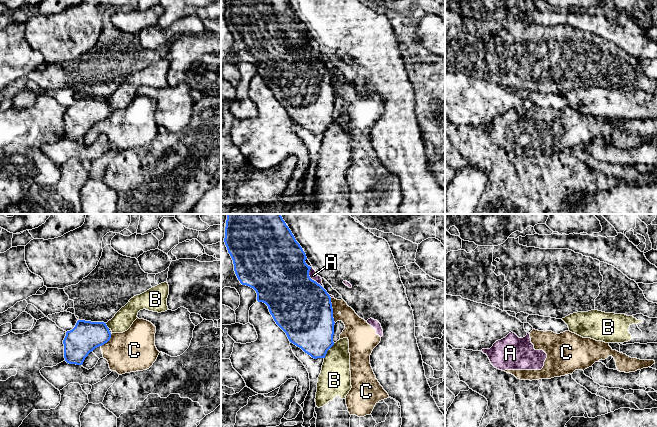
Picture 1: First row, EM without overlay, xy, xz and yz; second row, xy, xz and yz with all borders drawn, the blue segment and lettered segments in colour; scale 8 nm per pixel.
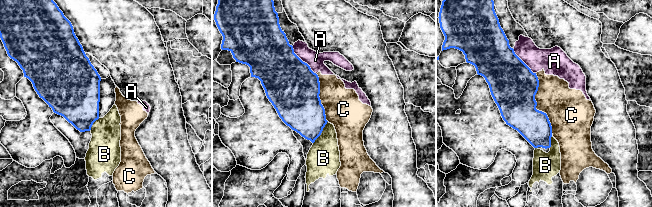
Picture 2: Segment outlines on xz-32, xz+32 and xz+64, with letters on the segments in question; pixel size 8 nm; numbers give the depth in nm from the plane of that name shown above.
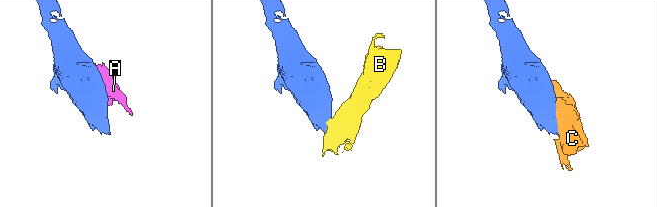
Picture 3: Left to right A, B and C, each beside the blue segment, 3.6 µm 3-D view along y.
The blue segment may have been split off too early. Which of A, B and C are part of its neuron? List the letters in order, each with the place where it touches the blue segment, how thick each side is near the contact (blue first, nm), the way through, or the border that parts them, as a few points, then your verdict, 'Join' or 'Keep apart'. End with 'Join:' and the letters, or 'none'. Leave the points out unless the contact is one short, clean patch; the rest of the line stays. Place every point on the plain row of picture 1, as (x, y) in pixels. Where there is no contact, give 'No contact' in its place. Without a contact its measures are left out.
A: Touches blue at xz (311, 55). Thickness 480 nm (blue) against 70 nm. Boundary: xz (310, 43), (309, 52), (323, 64). Keep apart
B: Touches blue at xz (327, 126). Thickness 400 nm (blue) against 260 nm. Boundary: xz (334, 119), (324, 134). Keep apart
C: Touches blue at xz (332, 86). Thickness 480 nm (blue) against 190 nm. Keep apart
Join: none

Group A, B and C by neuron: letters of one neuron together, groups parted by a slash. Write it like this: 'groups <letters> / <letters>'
groups A C / B

